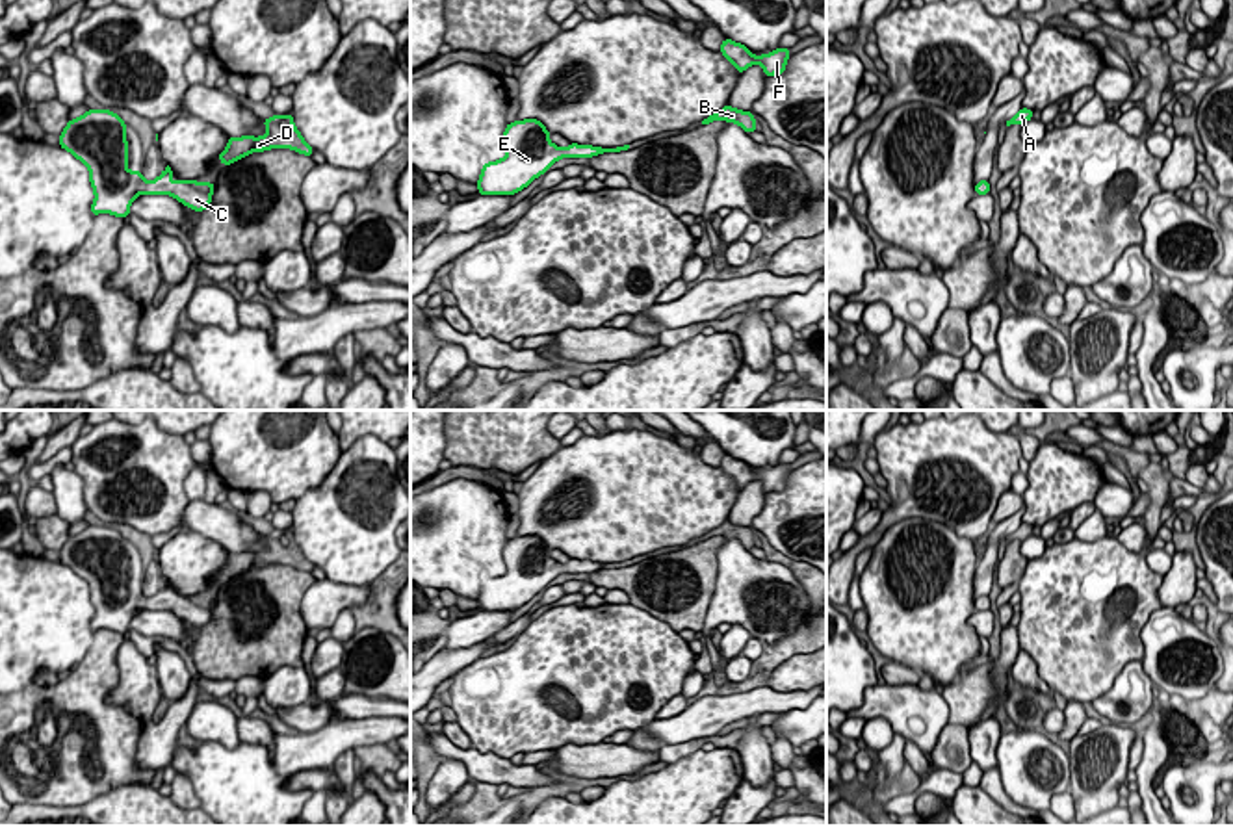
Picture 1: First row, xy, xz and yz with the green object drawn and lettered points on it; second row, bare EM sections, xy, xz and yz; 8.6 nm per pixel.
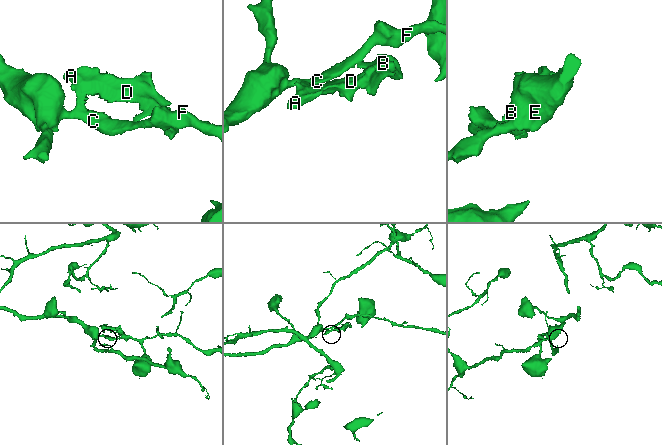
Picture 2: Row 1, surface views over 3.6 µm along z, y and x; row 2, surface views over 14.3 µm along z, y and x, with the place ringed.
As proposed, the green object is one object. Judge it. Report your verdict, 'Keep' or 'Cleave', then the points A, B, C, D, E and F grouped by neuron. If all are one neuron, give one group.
Keep. Groups: A B C D E F

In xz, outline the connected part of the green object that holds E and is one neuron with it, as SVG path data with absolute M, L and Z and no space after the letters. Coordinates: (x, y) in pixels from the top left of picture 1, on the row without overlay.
M537 535L509 538L503 546L503 561L507 570L481 585L477 596L477 609L481 611L516 611L561 574L592 574L629 564L629 561L602 564L578 559L561 564L550 557L550 548Z

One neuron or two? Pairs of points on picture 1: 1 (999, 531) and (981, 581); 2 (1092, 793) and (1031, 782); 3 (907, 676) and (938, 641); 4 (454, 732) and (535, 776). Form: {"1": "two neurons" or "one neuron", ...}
{"1": "one neuron", "2": "two neurons", "3": "two neurons", "4": "two neurons"}

